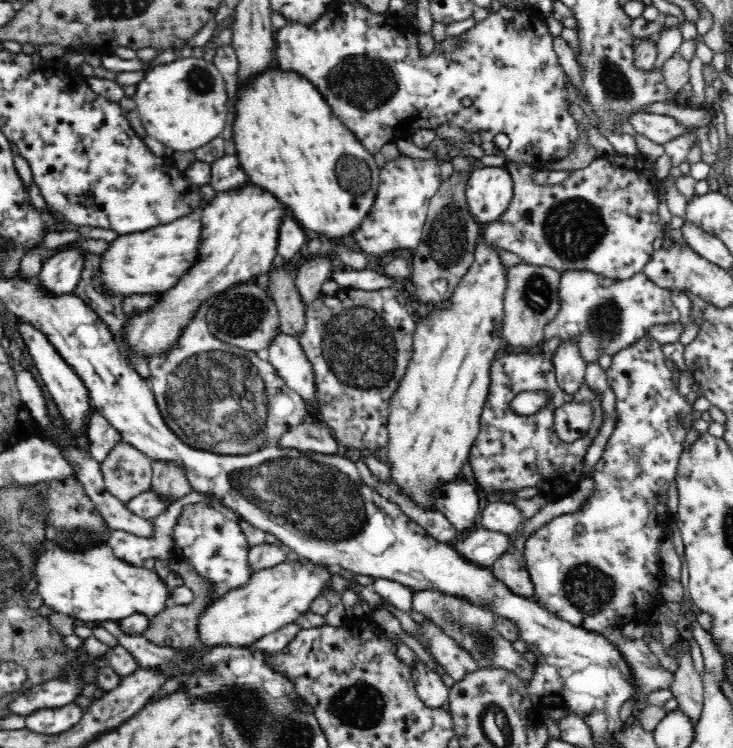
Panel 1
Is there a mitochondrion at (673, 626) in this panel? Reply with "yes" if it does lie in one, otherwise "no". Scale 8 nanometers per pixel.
no

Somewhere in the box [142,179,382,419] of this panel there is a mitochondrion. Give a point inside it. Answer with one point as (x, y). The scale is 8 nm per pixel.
(236, 313)

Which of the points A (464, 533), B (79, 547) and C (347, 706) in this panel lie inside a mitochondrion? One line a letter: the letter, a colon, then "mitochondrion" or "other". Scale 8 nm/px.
A: other
B: other
C: mitochondrion

